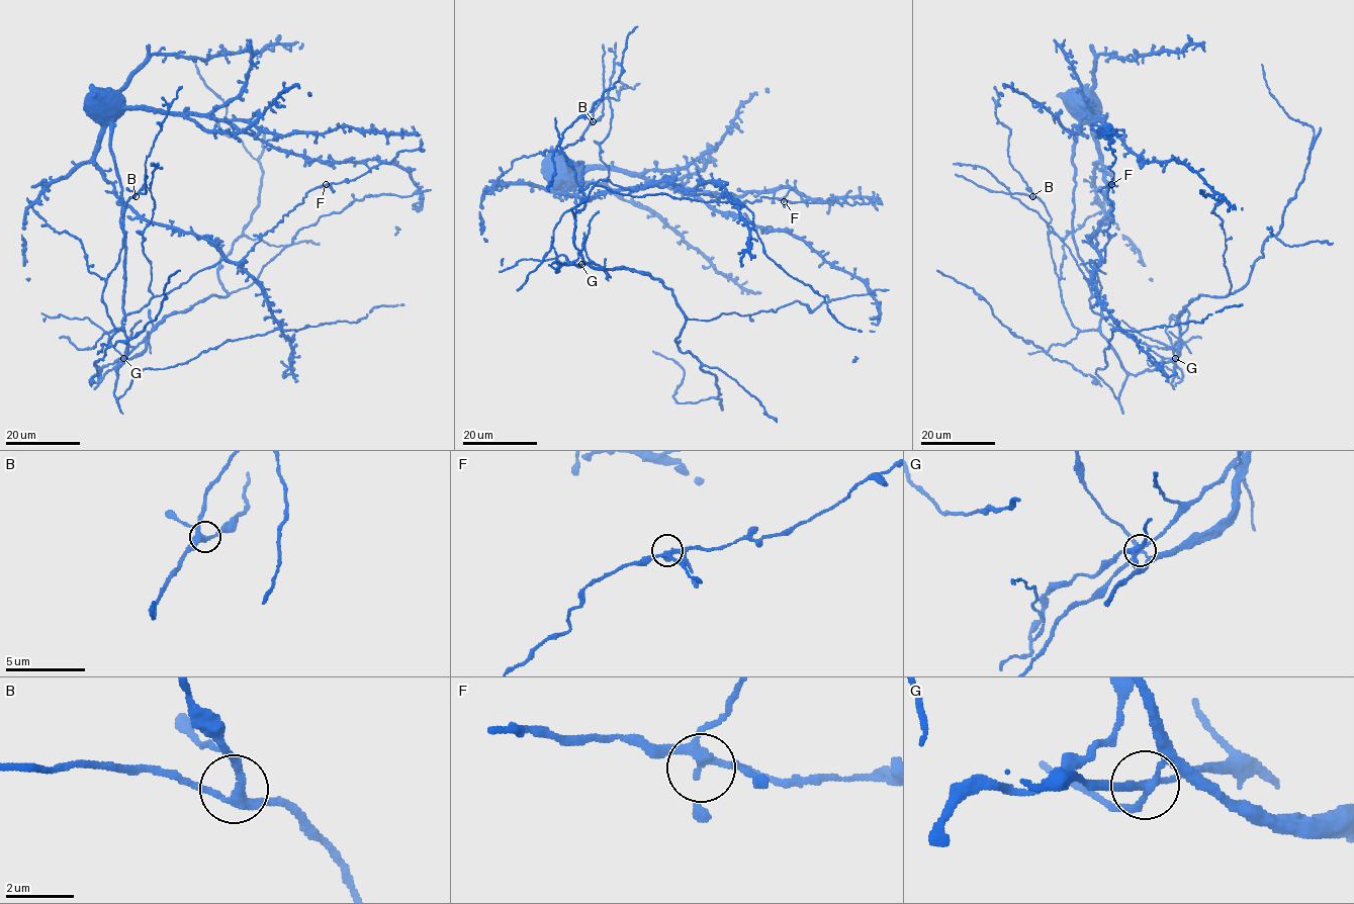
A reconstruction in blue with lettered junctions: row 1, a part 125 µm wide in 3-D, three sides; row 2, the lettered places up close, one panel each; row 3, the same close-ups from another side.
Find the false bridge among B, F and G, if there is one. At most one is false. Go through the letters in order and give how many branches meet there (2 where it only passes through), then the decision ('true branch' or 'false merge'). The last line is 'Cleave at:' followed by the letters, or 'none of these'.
B: 4 | true branch
F: 4 | true branch
G: 4 | false merge
Cleave at: G

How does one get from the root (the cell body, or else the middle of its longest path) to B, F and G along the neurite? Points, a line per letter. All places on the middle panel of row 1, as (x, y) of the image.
B: (553, 174), (550, 182), (558, 181), (547, 190), (499, 184), (487, 193), (515, 160), (573, 144), (593, 121)
F: (553, 174), (554, 191), (584, 199), (671, 181), (689, 193), (739, 202), (784, 201)
G: (553, 174), (547, 165), (567, 168), (570, 162), (582, 163), (584, 205), (575, 214), (573, 236), (580, 264)

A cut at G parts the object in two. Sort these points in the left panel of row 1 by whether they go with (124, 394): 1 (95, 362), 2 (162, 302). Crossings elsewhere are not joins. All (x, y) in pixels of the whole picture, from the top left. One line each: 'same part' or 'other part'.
1: other part
2: other part

